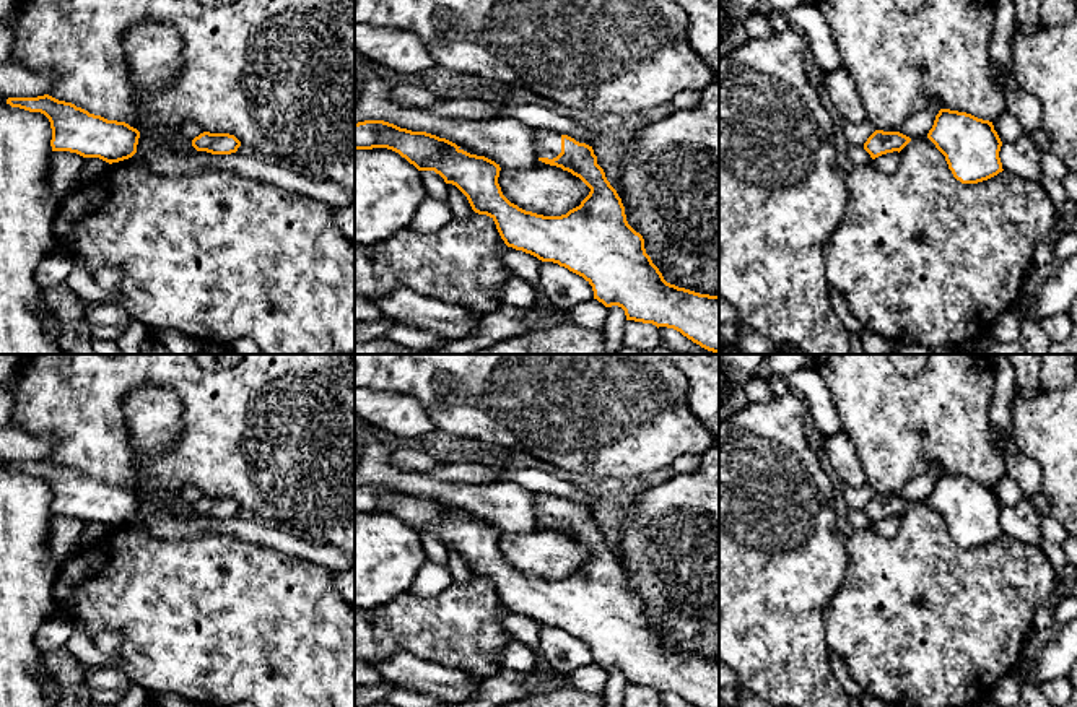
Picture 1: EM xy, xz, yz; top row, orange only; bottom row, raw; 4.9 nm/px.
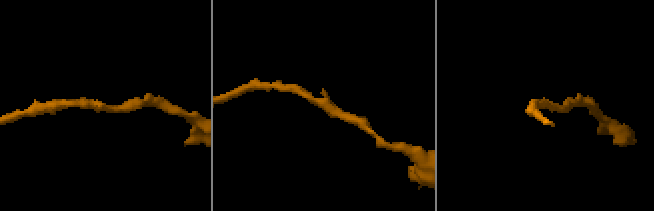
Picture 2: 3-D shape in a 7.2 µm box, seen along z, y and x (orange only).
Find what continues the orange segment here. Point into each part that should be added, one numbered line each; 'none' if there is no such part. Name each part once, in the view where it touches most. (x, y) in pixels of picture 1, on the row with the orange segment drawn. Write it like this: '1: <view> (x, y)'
1: xz (549, 143)

